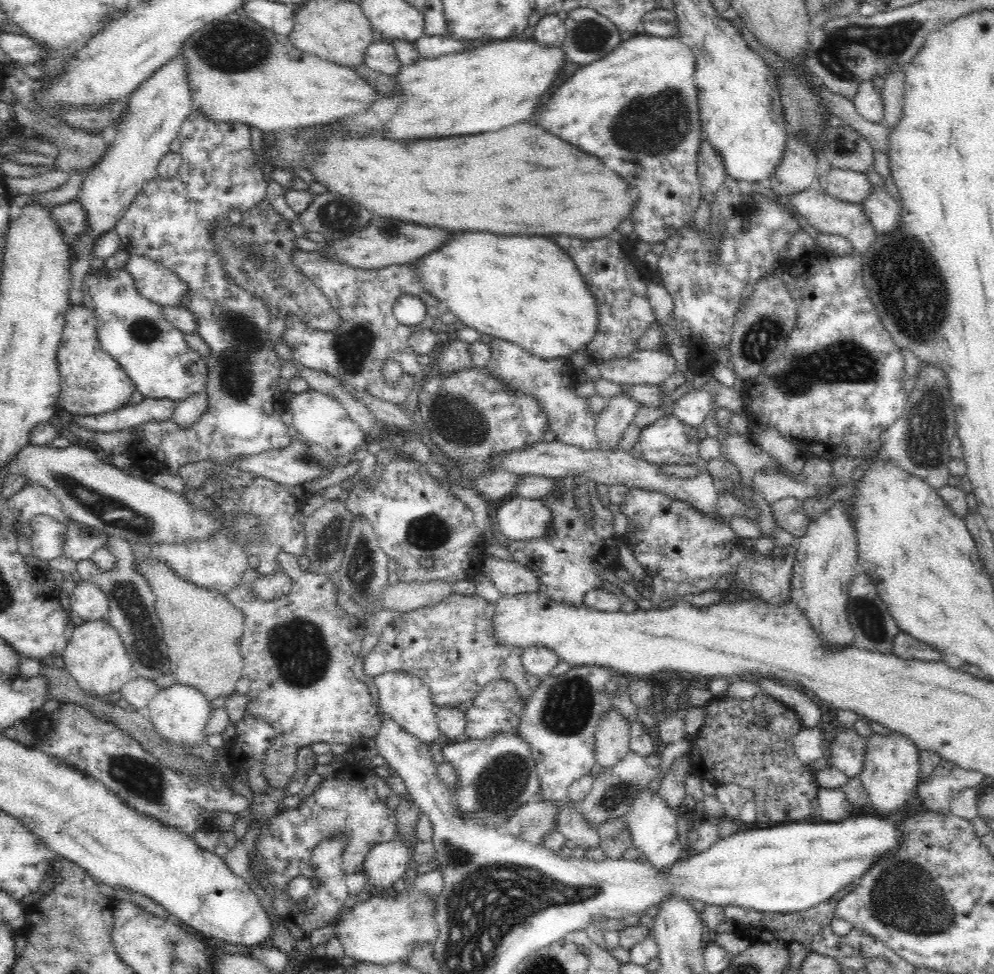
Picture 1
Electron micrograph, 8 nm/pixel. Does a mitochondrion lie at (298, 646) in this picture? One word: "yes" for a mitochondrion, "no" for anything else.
yes

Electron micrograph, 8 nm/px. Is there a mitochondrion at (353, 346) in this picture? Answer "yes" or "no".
yes

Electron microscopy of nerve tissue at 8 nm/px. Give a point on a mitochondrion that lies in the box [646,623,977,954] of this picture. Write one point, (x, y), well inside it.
(904, 897)

